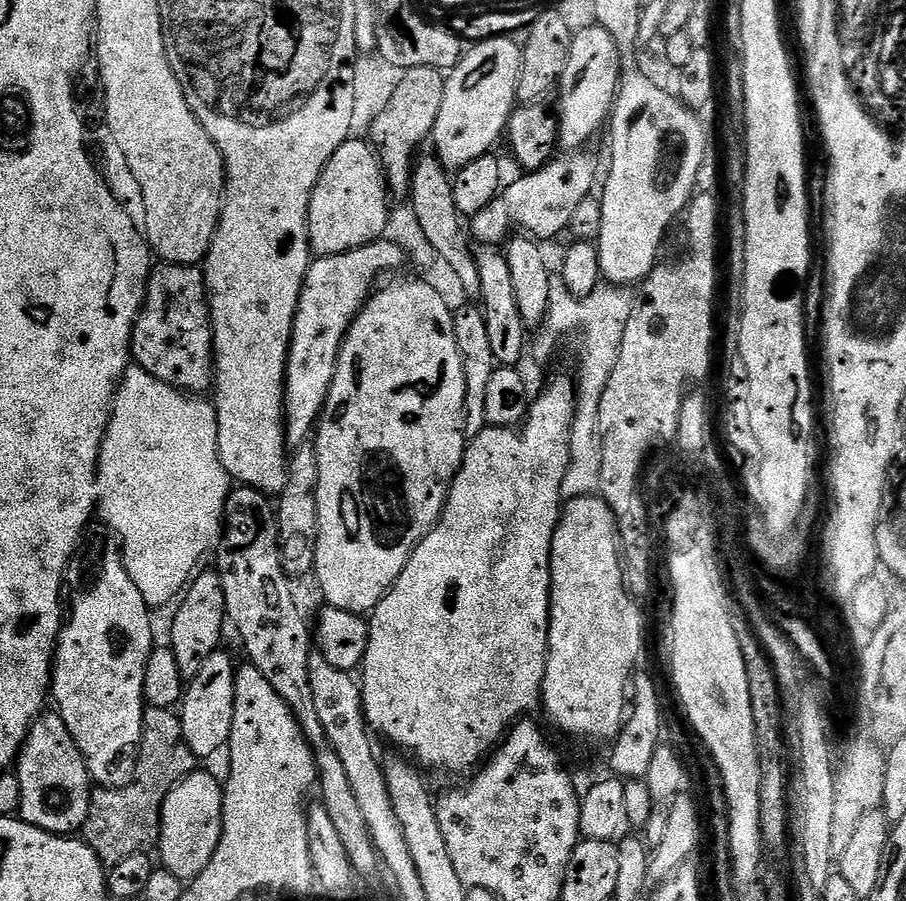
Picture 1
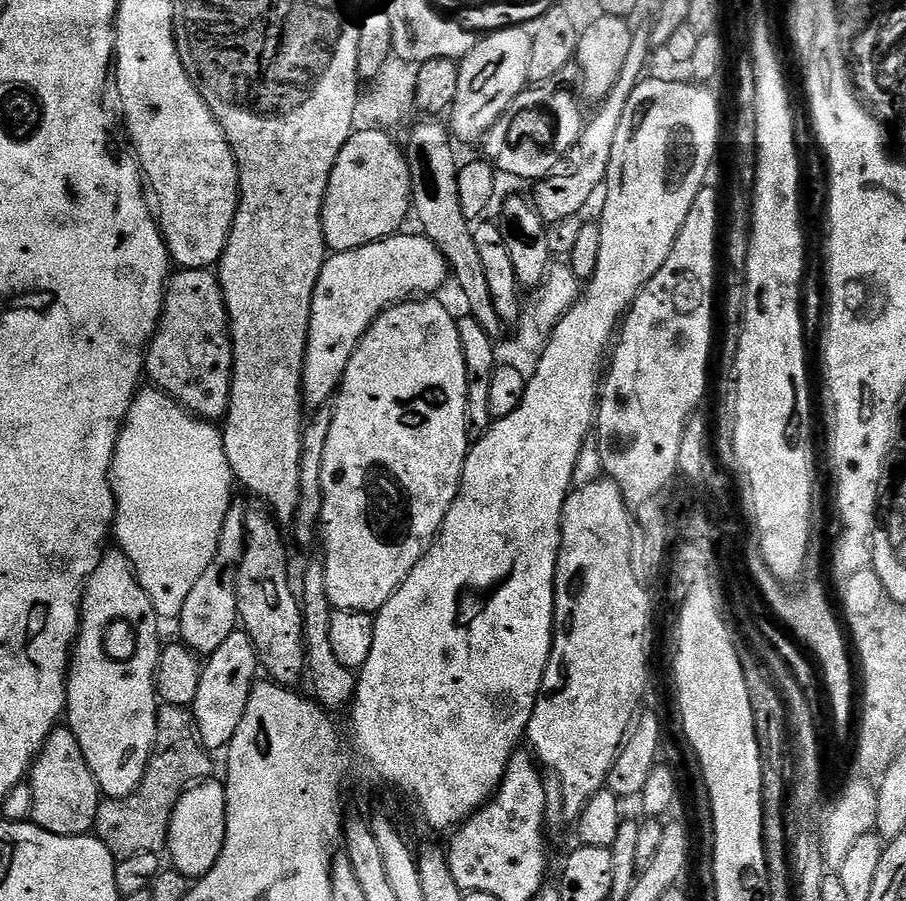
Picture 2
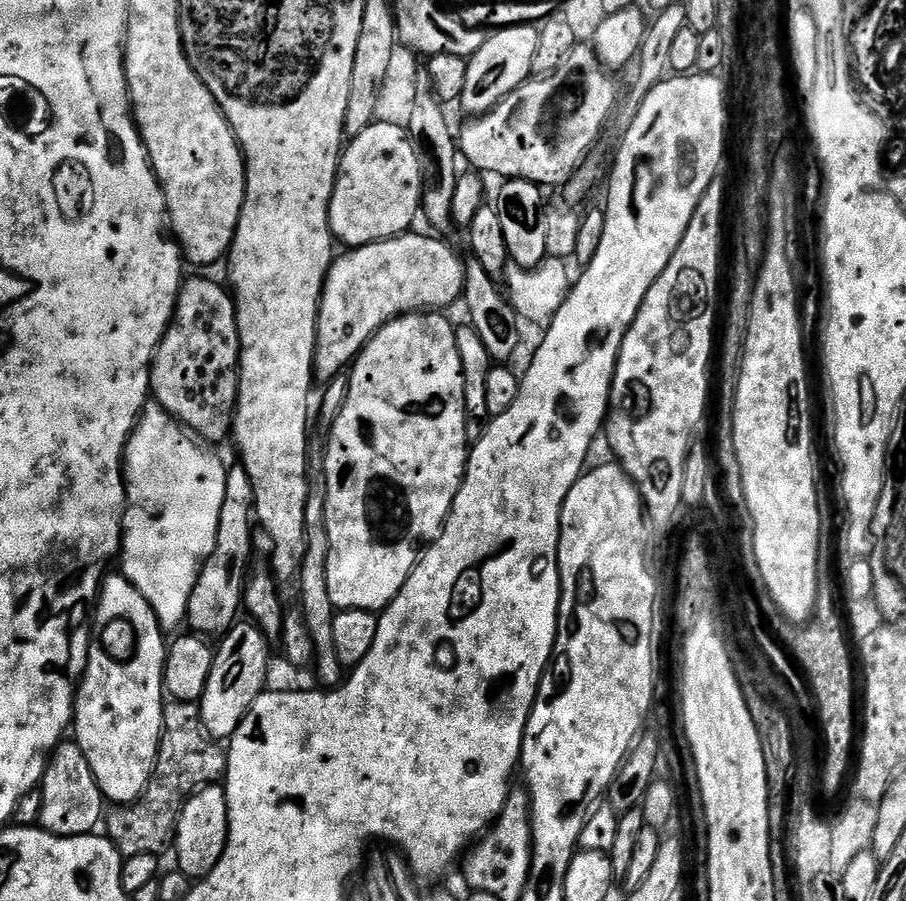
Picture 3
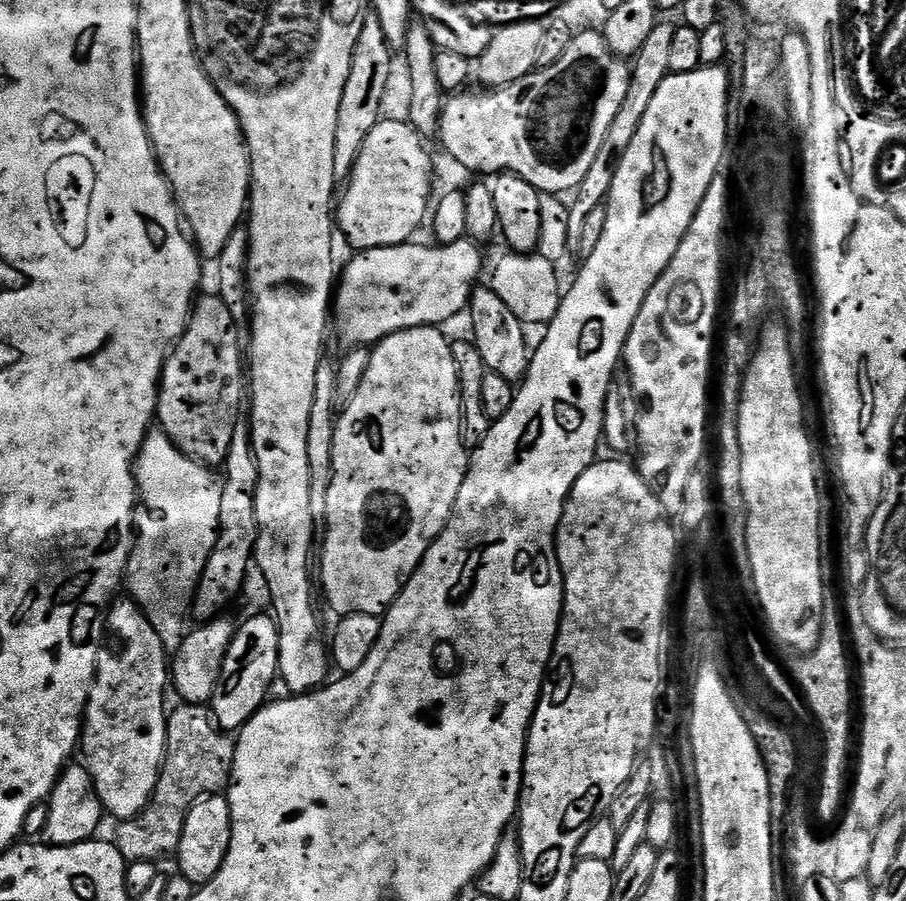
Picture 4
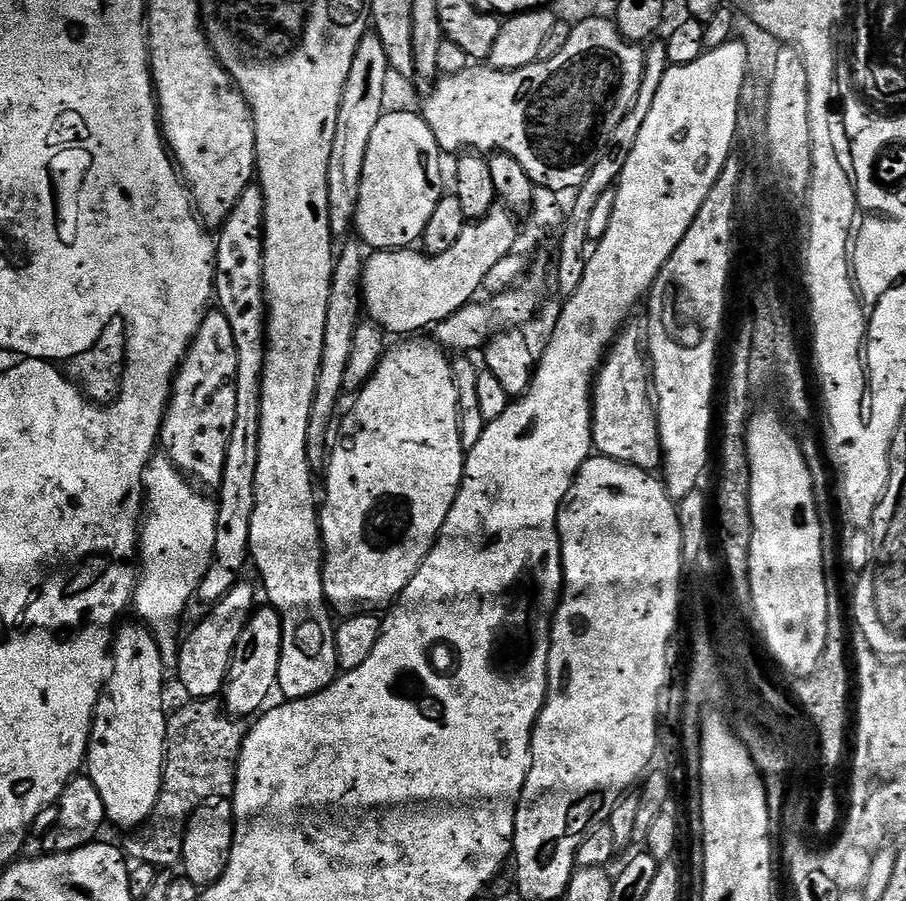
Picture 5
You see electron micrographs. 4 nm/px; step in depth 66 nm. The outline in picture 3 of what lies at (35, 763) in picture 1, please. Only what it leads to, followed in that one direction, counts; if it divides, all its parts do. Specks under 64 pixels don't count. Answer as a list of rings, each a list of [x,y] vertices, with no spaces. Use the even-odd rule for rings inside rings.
[[[61,742],[52,751],[38,791],[42,794],[38,824],[44,831],[55,836],[87,836],[97,831],[96,823],[101,823],[105,815],[106,801],[90,770],[90,762],[86,762],[86,754],[75,742]]]

